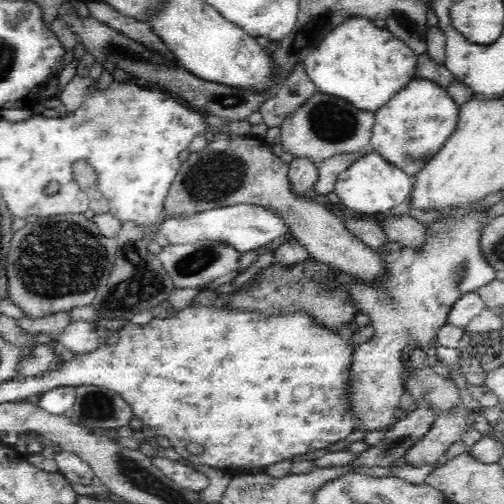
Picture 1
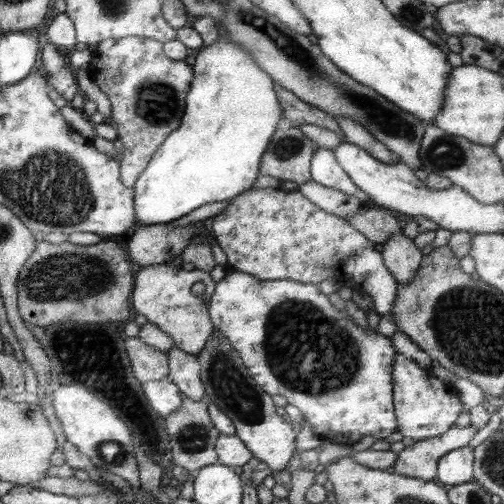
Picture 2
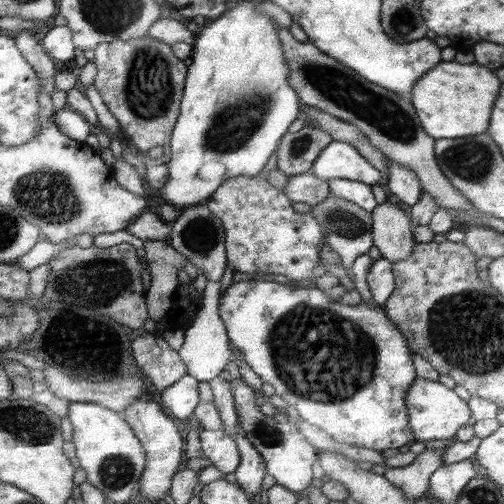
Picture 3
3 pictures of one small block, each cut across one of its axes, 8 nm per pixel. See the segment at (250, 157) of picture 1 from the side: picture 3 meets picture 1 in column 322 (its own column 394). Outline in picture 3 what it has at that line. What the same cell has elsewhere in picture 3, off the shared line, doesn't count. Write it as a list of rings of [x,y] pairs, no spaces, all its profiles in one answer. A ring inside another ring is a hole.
[[[379,204],[371,210],[371,224],[373,224],[373,246],[381,252],[381,258],[389,260],[391,264],[405,260],[411,256],[413,238],[409,232],[409,218],[395,208],[397,204]]]

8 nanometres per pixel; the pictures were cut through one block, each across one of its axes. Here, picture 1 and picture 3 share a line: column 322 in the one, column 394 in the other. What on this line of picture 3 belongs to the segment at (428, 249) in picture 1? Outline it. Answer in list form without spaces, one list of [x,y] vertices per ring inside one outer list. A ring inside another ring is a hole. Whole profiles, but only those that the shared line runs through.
[[[379,258],[371,264],[367,274],[367,284],[371,290],[371,296],[377,306],[385,306],[395,290],[395,276],[393,276],[393,264],[385,258]]]

